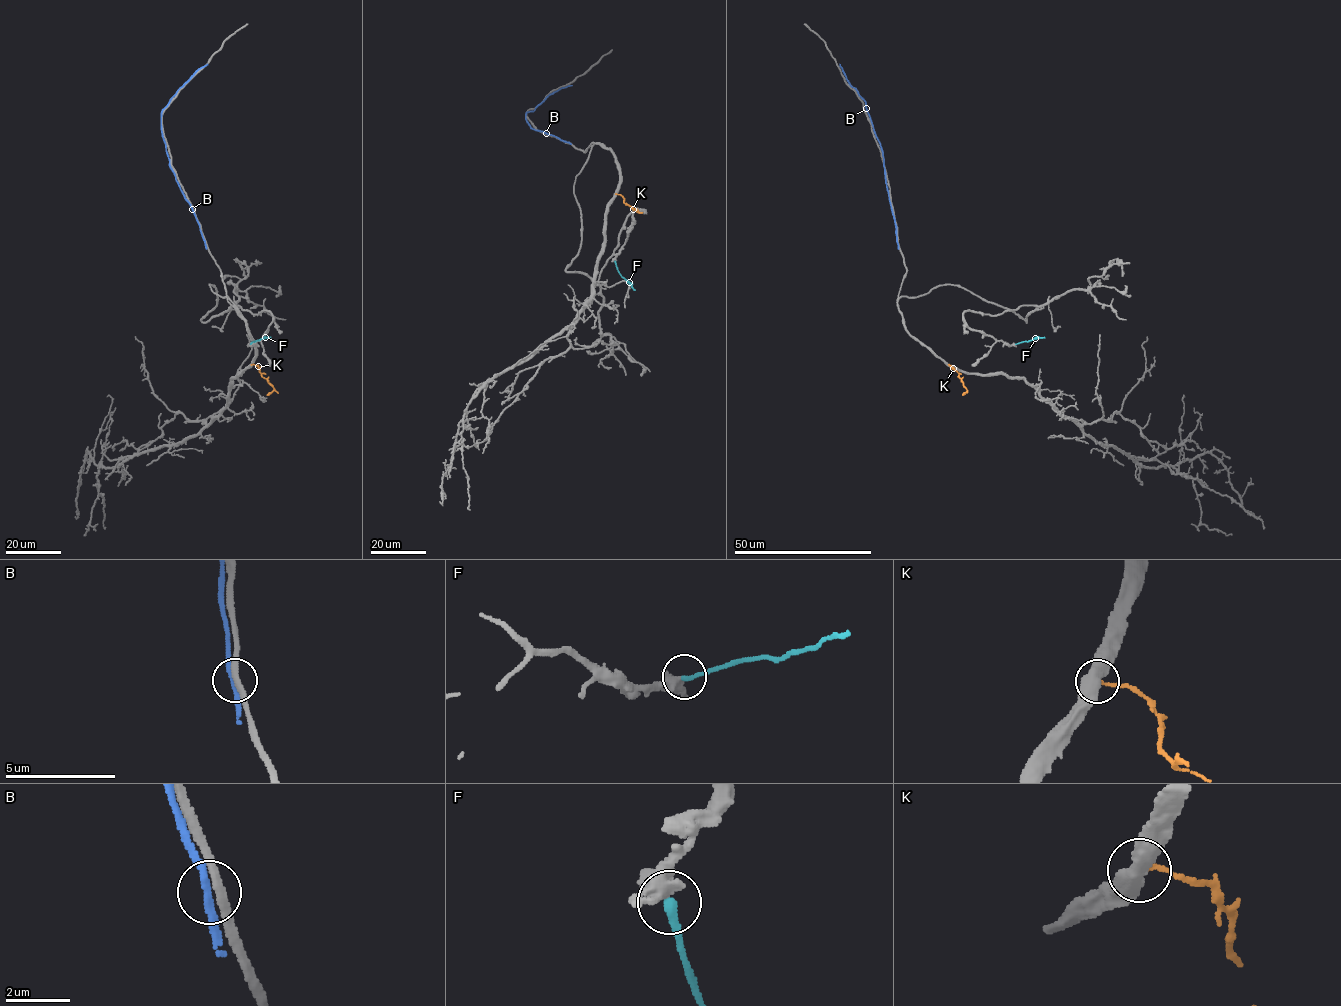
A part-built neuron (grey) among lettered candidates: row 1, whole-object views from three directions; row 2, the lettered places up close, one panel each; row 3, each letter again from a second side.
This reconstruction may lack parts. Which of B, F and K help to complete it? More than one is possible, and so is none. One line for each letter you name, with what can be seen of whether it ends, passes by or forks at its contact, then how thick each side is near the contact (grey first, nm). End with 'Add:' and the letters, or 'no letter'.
F: it ends there; 440 nm thick on the grey side, 240 nm on the other
Add: F

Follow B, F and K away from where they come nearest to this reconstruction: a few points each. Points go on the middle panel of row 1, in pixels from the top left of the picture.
B: (570, 143), (530, 127), (526, 115), (552, 92), (572, 85)
F: (615, 261), (619, 274), (635, 290)
K: (616, 194), (638, 211), (631, 208)

